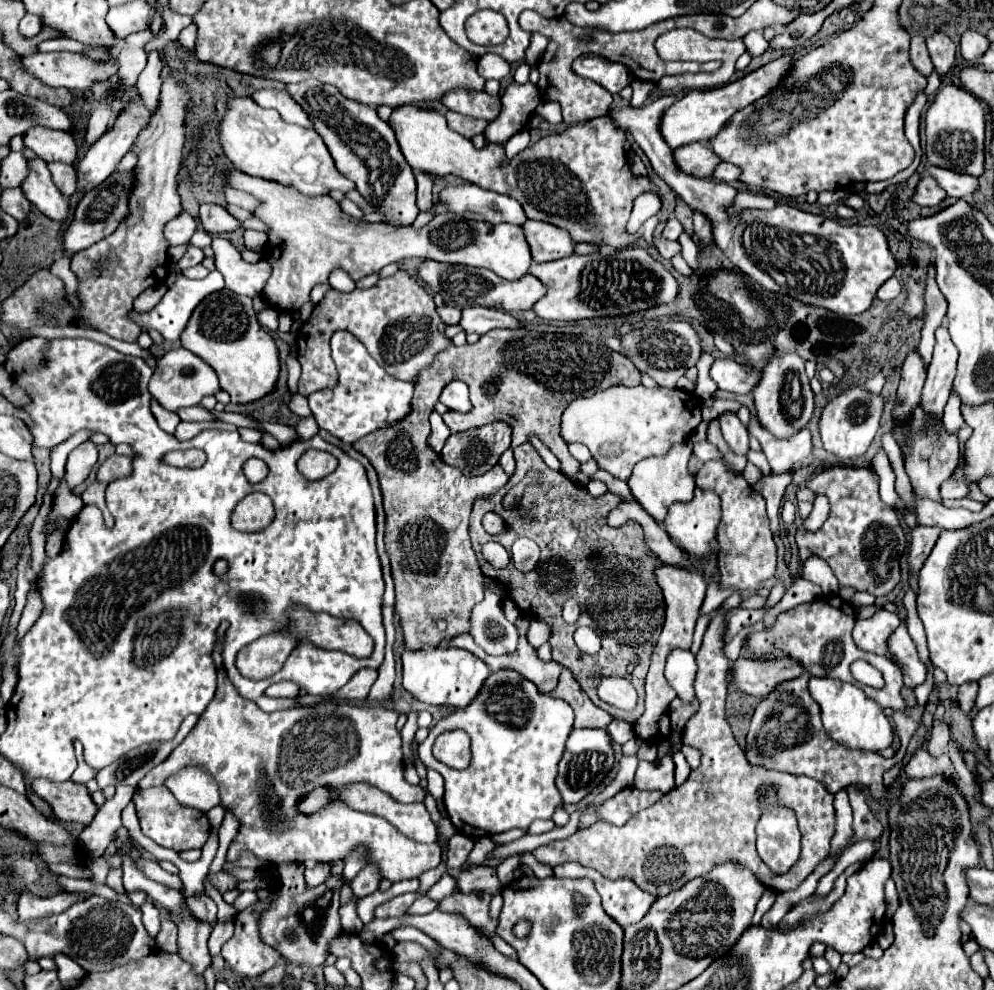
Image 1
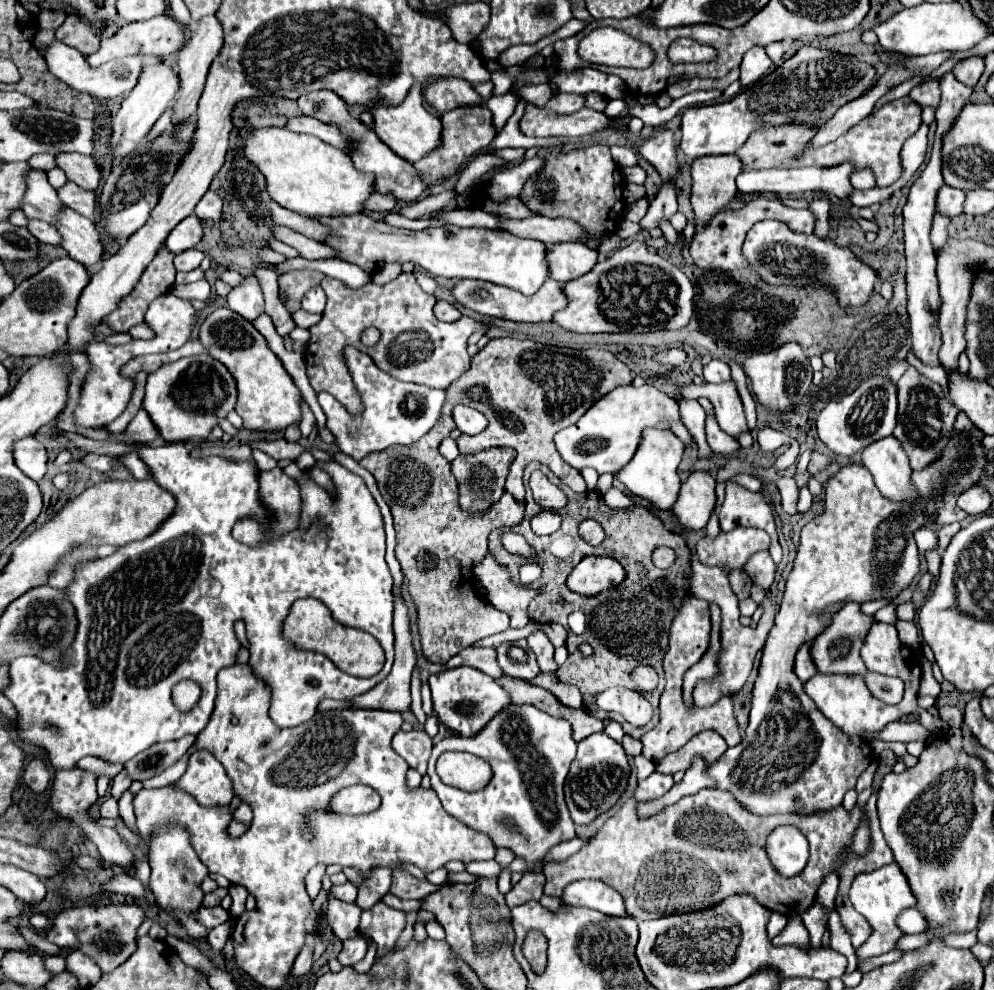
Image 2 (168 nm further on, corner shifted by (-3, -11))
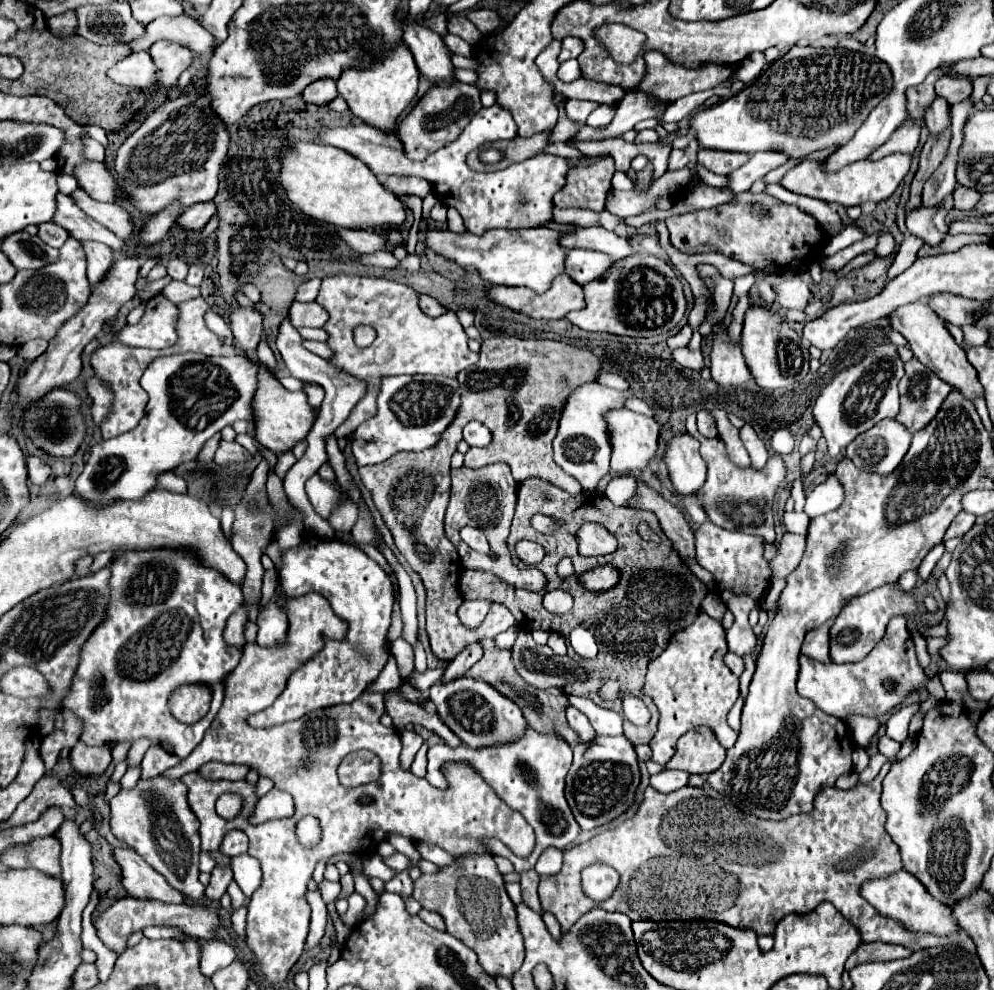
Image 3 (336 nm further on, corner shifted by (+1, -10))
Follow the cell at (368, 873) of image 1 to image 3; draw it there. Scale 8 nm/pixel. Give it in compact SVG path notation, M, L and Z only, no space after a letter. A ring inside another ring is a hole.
M307 891L307 901L311 905L311 927L309 927L309 937L307 937L307 949L315 949L325 933L327 925L327 905L321 899L319 891Z

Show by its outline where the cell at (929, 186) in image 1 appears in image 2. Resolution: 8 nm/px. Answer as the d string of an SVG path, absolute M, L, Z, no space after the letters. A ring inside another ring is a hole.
M943 186L937 196L937 210L947 216L957 216L963 212L963 202L965 202L965 192L959 188Z

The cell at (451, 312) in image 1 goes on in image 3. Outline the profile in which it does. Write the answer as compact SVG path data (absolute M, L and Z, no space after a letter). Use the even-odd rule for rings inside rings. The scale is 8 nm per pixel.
M421 295L419 297L419 307L423 309L423 313L427 313L429 317L439 317L443 313L447 313L447 307L443 307L437 299L429 297L429 295Z

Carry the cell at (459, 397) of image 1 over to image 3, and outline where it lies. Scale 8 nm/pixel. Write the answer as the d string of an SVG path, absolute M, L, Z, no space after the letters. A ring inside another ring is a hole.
M469 421L463 427L463 439L471 447L485 447L491 441L491 433L489 433L489 429L481 421Z

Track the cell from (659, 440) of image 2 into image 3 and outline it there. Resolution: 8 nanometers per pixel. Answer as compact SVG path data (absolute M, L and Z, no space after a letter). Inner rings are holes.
M617 409L617 411L607 413L607 423L609 423L609 429L611 429L611 445L613 445L611 475L621 477L621 475L631 475L635 471L647 469L651 465L651 459L657 453L661 425L655 419L633 413L629 409Z

